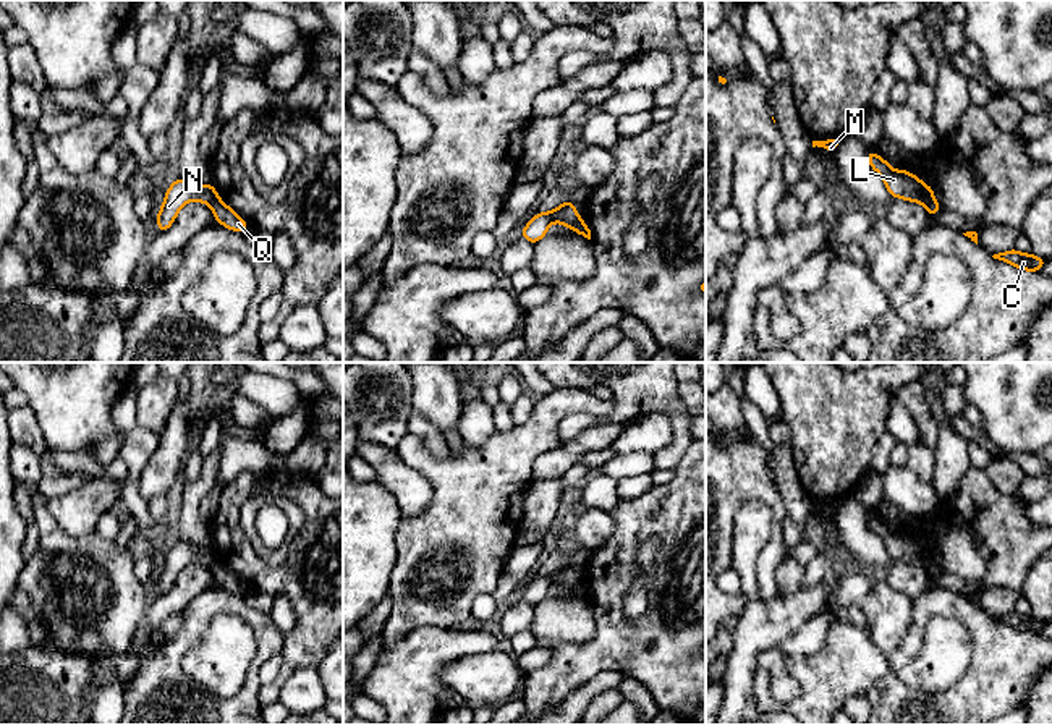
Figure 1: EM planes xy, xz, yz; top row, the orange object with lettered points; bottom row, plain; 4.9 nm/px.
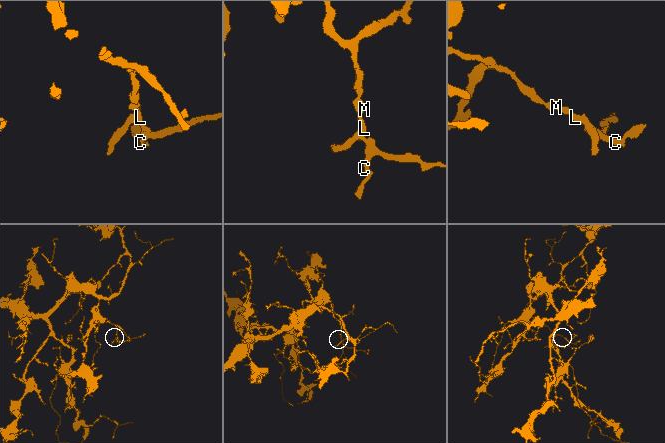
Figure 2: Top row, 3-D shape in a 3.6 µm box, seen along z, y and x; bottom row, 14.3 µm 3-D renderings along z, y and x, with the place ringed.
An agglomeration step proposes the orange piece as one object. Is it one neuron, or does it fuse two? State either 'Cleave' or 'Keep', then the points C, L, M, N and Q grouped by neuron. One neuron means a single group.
Cleave. Groups: C Q / L M N

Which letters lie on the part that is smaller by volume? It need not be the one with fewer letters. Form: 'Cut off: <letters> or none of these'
Cut off: C, Q

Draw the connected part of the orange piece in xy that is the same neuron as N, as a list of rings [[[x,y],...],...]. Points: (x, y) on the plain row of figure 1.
[[[183,541],[175,542],[167,552],[162,571],[155,578],[159,596],[172,589],[185,566],[197,563],[210,568],[217,558],[214,547],[191,545]]]

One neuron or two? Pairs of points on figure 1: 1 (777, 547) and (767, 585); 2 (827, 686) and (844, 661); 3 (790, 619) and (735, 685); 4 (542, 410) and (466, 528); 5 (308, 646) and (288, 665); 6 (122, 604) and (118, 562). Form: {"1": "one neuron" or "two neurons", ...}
{"1": "one neuron", "2": "one neuron", "3": "one neuron", "4": "one neuron", "5": "one neuron", "6": "one neuron"}

